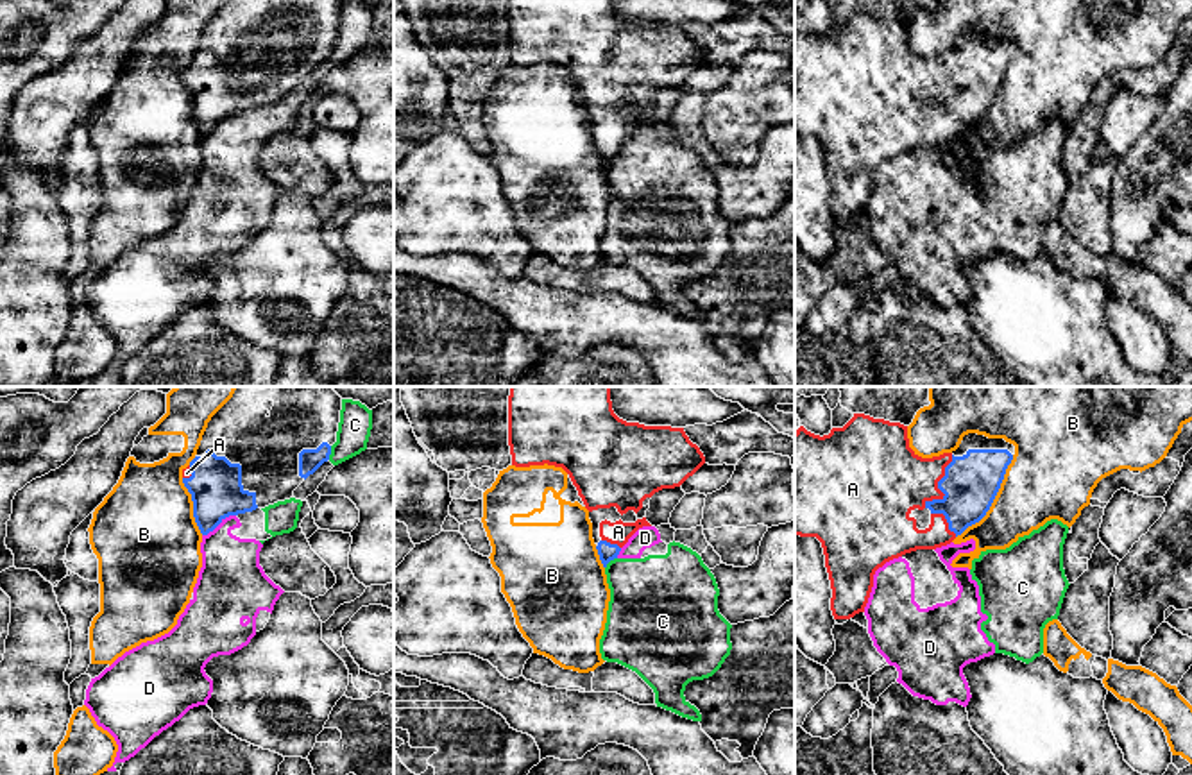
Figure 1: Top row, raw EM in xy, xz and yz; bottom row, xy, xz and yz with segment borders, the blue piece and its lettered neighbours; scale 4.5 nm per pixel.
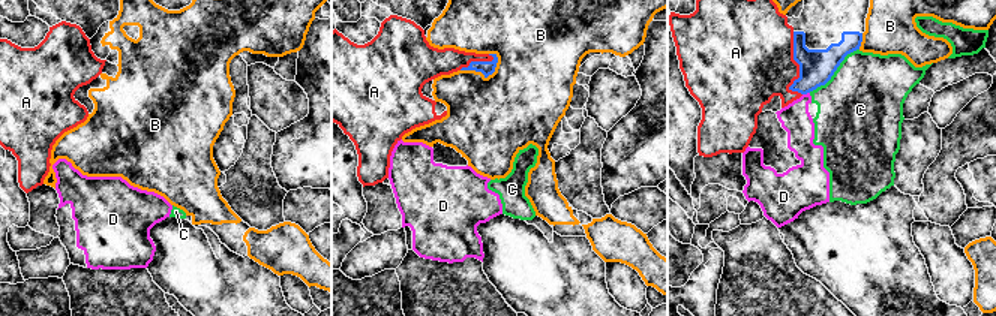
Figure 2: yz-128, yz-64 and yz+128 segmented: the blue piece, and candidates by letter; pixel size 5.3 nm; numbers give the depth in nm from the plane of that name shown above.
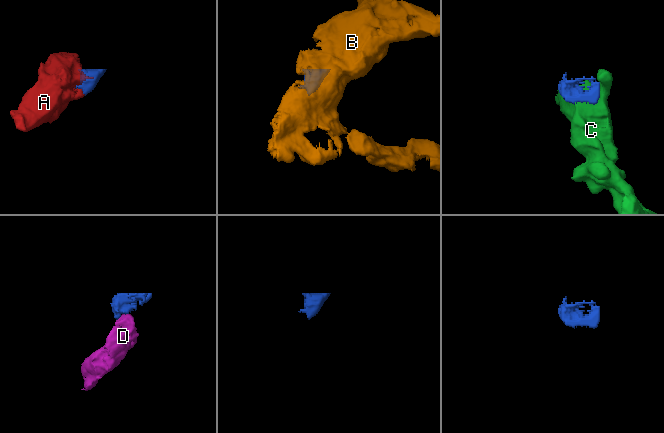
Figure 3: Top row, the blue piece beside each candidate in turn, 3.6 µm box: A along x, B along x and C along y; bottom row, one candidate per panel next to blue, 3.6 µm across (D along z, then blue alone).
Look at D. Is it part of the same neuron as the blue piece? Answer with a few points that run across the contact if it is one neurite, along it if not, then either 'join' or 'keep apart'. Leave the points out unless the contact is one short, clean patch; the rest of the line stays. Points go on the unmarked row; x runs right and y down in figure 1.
line xy (235, 113), (229, 113), (203, 135); keep apart

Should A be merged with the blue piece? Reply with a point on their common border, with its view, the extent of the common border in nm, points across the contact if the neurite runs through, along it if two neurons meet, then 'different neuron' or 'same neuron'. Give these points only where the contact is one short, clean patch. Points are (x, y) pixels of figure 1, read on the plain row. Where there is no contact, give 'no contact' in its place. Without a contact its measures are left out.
contact yz (938, 85); length 280 nm; same neuron

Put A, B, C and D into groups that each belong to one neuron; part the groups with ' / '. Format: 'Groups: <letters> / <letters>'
Groups: A / B / C D

